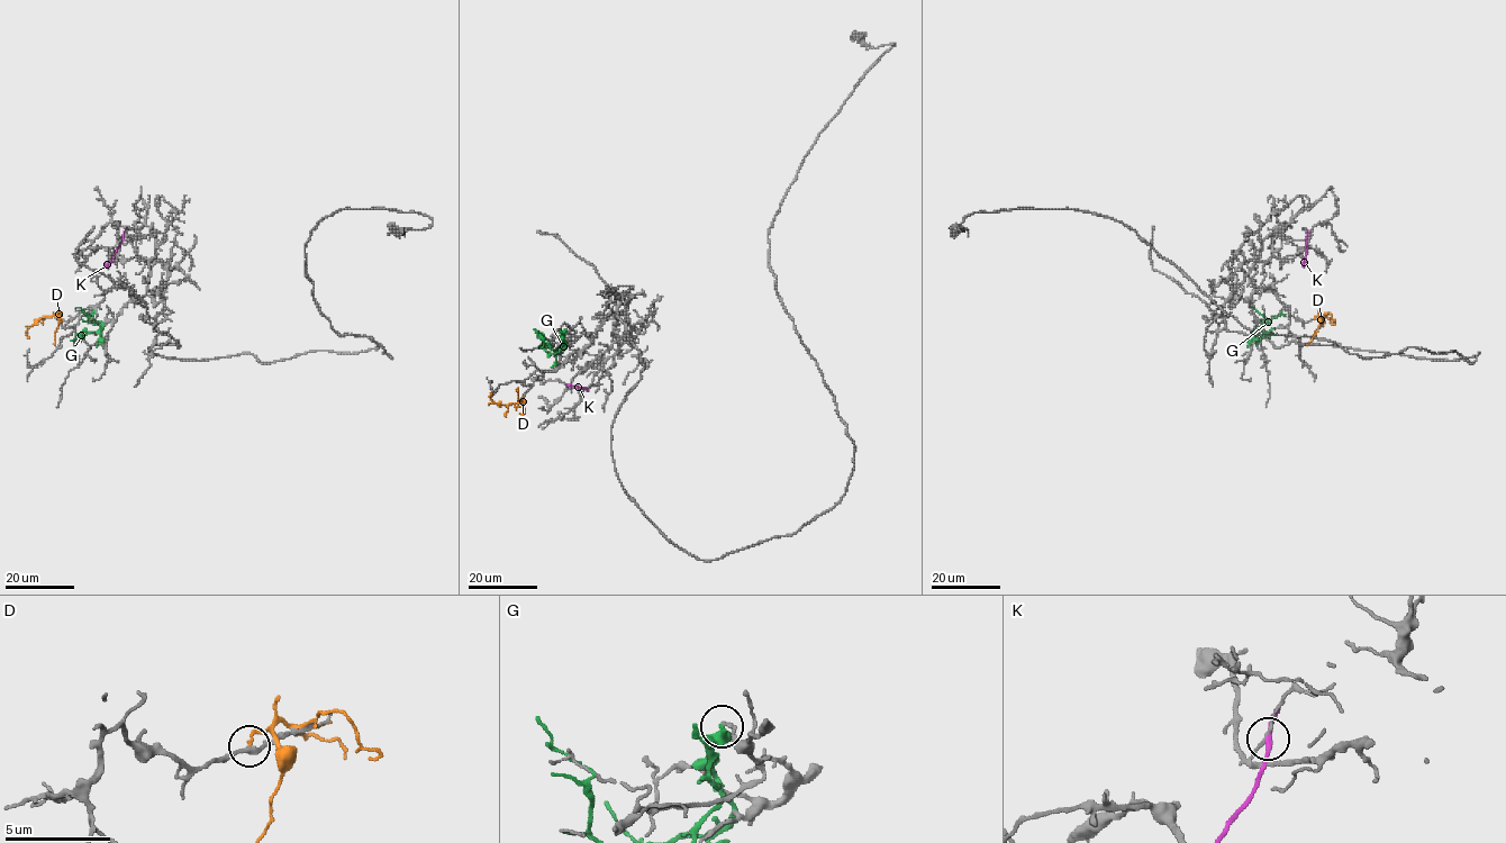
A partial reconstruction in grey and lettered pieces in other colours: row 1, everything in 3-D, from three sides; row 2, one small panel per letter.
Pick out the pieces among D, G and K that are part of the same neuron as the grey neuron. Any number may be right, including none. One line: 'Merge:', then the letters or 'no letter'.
Merge: no letter

